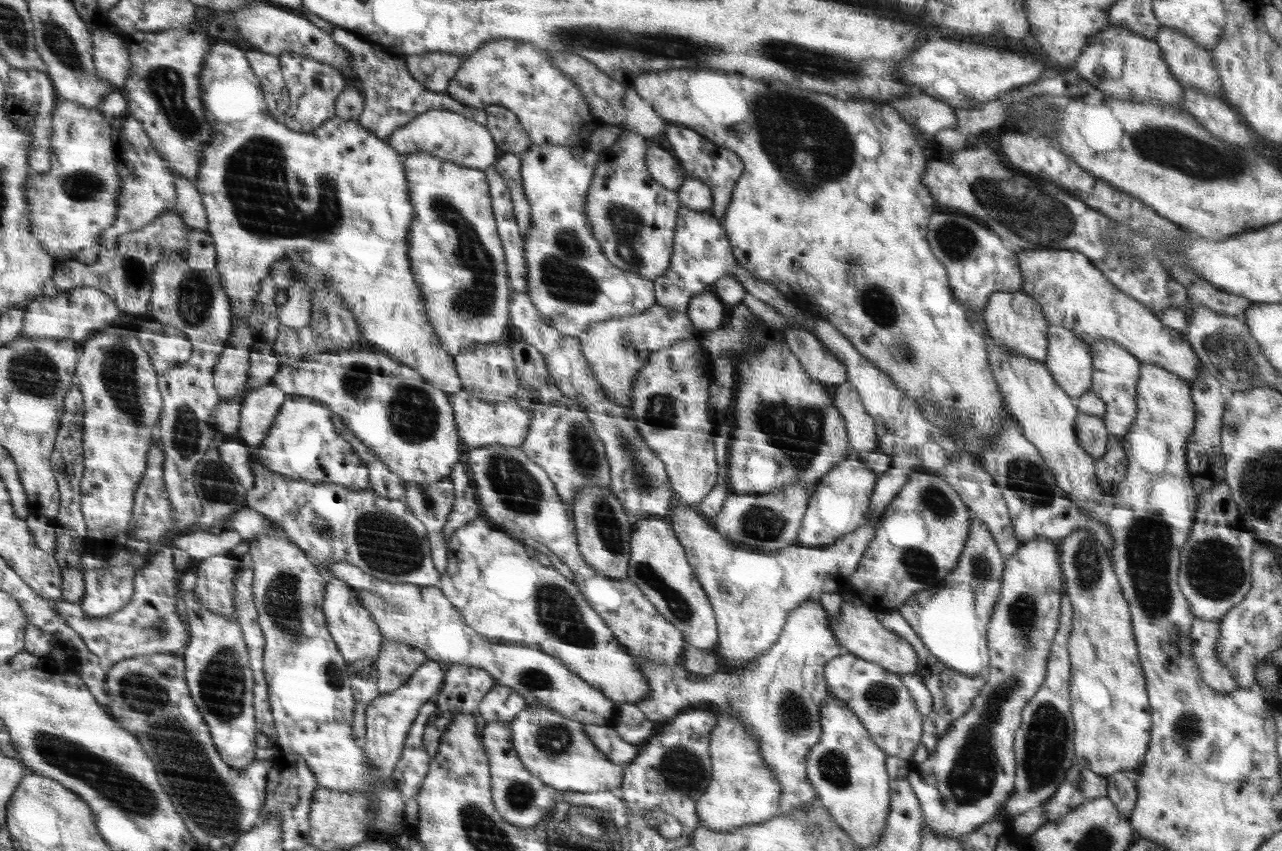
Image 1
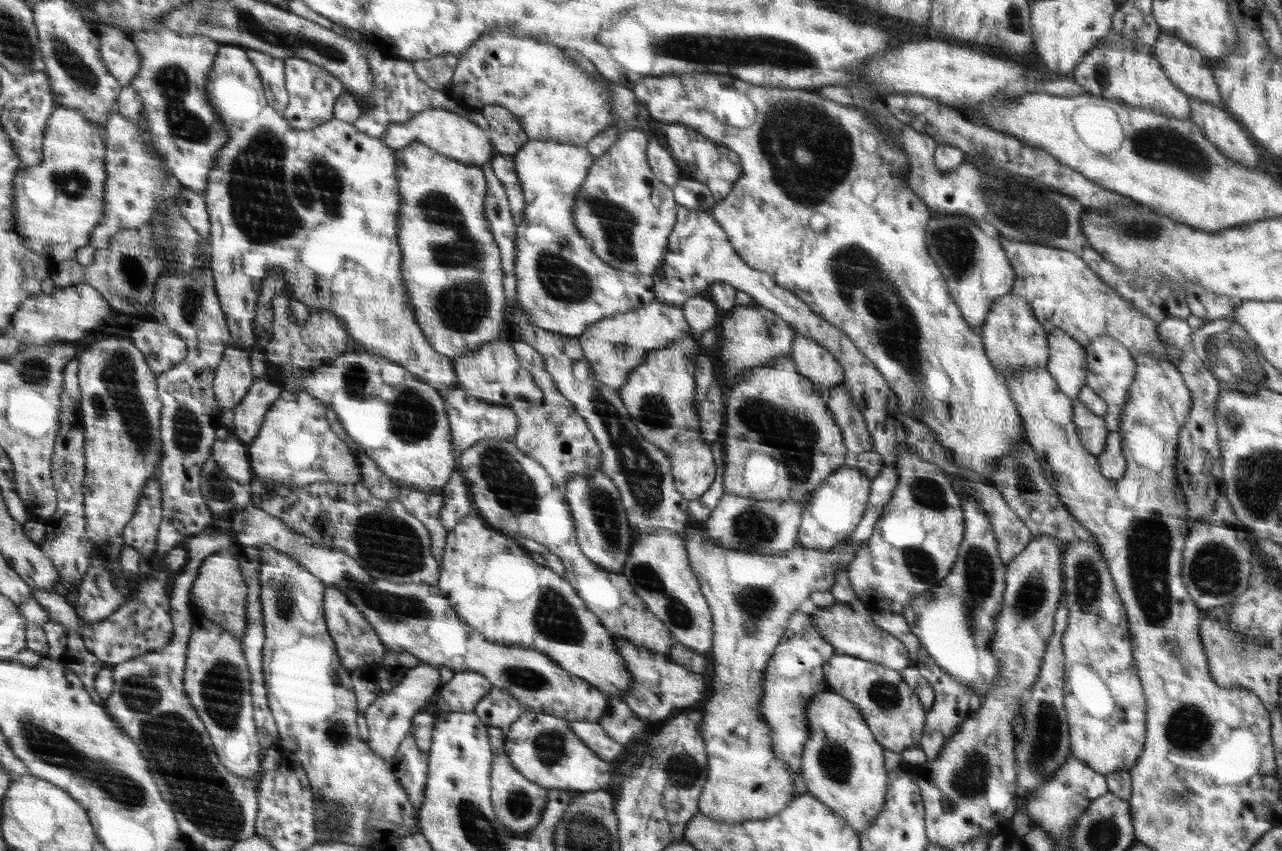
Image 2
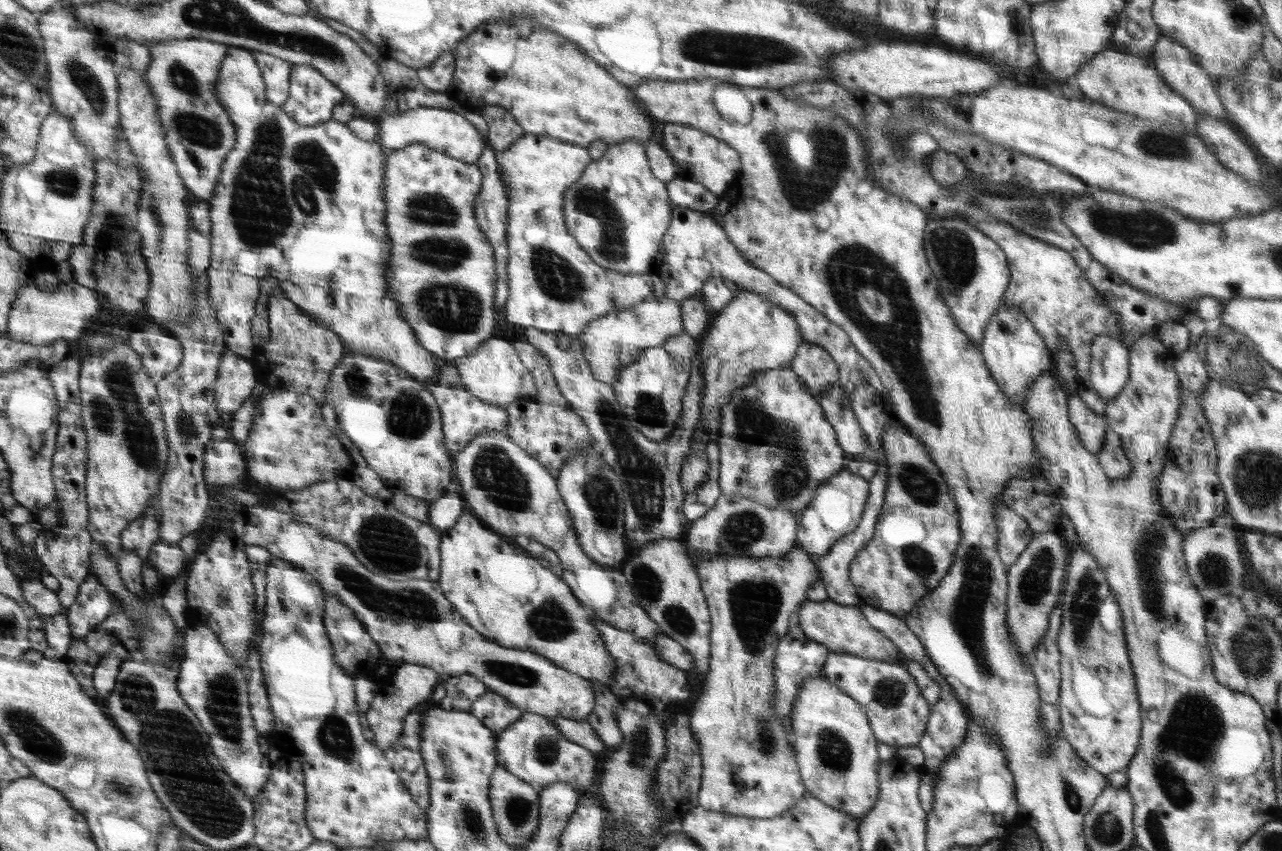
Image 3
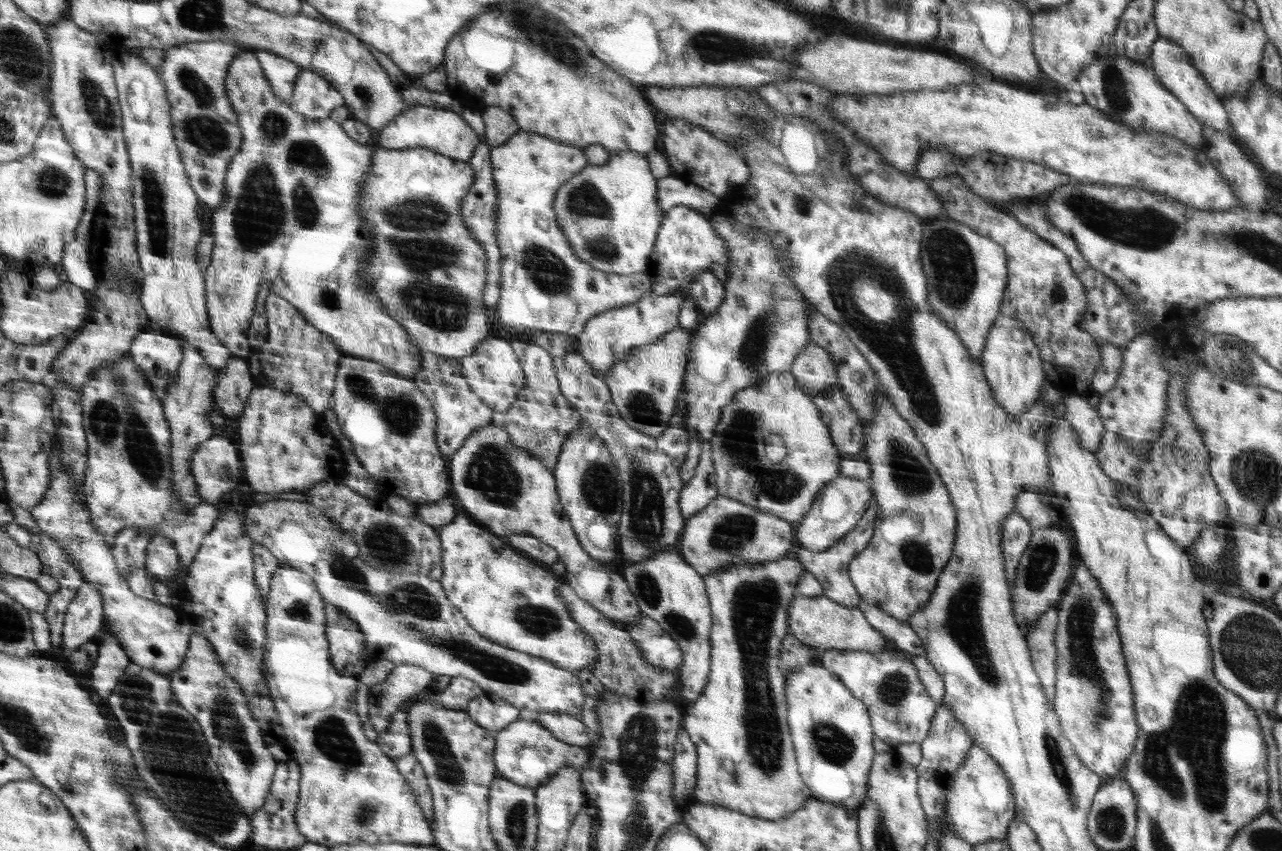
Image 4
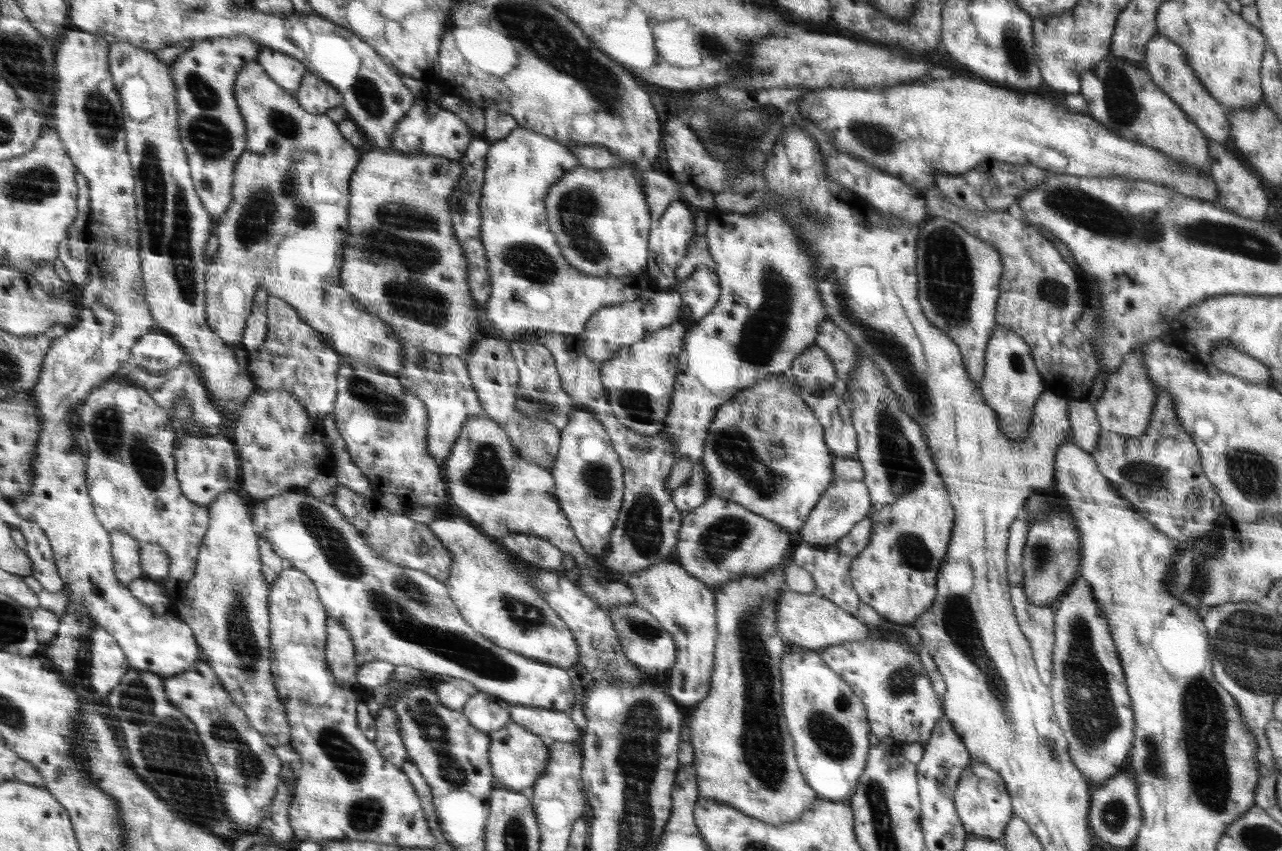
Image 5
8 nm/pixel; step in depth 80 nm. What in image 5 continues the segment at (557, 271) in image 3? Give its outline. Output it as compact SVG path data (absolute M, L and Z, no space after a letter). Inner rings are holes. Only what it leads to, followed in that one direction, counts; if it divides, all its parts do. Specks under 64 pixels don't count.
M519 127L504 141L491 146L488 155L484 196L482 196L481 239L489 266L489 297L483 304L483 313L488 322L501 332L500 338L513 342L518 330L532 328L546 330L546 333L579 335L584 332L589 318L605 306L620 305L634 301L650 286L642 275L614 278L614 276L588 275L578 270L562 256L555 236L546 223L545 198L548 189L565 176L566 172L580 166L580 159L571 148L564 147L556 139L547 138L538 131Z

